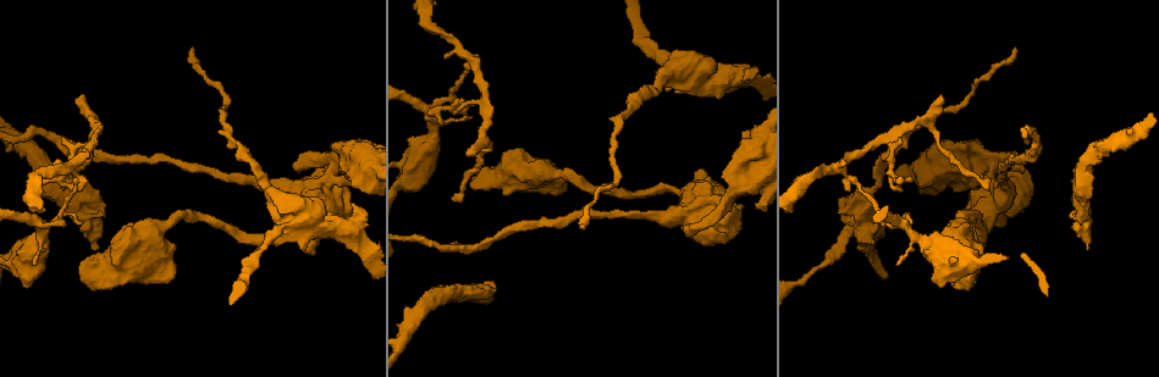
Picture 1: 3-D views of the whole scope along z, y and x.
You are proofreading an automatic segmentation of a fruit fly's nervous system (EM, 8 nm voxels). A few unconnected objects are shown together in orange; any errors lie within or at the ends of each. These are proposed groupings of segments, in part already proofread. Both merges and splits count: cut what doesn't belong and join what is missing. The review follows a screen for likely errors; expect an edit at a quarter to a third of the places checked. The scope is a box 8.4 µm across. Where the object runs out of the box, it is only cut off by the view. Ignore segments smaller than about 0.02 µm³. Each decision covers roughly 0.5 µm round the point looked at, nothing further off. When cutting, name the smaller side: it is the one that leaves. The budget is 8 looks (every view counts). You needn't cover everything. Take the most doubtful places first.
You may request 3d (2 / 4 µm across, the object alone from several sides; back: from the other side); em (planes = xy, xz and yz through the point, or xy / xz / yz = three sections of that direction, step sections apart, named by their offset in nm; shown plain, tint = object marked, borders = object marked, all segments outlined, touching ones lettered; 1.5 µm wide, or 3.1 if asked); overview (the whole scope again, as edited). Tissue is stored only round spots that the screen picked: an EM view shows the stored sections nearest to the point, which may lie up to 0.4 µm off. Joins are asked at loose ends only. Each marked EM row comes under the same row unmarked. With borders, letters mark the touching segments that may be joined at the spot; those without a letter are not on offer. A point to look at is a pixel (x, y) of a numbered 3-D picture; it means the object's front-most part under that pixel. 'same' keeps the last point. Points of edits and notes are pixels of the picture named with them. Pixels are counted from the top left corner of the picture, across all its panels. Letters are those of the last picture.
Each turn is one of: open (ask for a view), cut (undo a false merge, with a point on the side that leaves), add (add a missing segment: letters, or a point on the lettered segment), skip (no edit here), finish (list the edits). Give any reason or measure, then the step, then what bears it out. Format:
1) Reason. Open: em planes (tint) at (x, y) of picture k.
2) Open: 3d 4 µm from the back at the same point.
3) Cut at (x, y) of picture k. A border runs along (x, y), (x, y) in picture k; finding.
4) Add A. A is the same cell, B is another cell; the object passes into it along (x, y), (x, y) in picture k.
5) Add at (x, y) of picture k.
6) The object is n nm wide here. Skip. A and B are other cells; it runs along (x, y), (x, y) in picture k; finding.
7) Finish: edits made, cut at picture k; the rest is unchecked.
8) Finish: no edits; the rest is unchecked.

Thick turns thin. Open: 3d 2 µm at (661, 55) of picture 1.

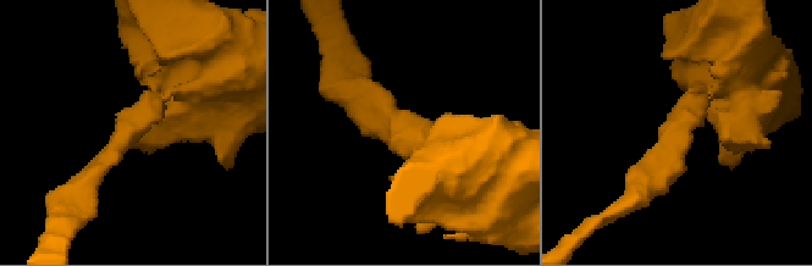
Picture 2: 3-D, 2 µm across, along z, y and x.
The arms are 180, 550 nm wide; shape alone is not enough. Open: em planes (tint) at (669, 131) of picture 2.

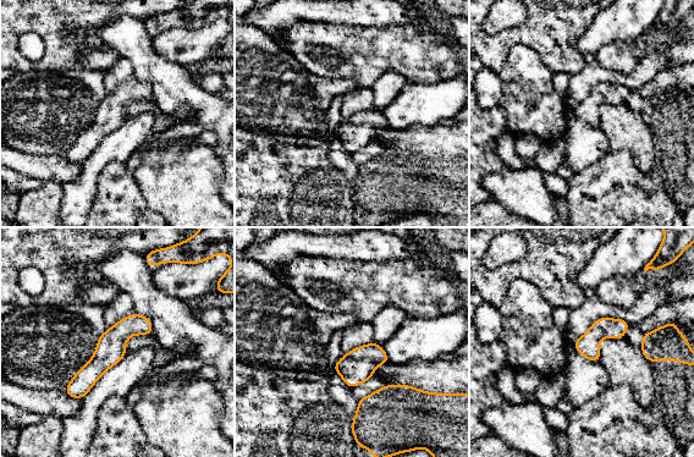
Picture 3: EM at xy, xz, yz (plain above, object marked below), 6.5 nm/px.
Open: em planes (borders) at the same point.

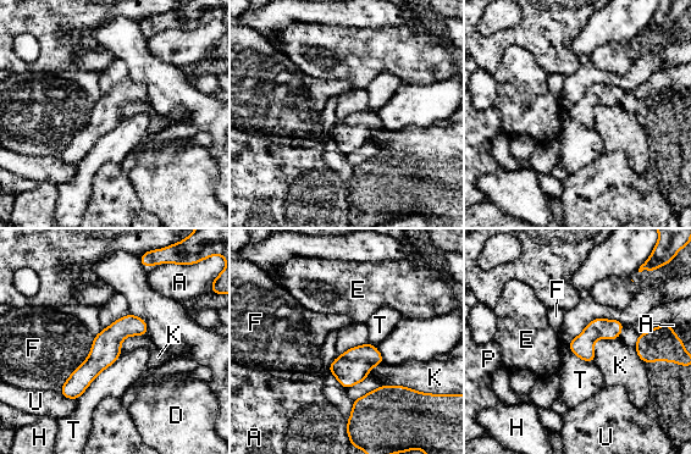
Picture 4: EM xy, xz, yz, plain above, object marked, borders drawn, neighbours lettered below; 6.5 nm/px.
The object is 140 nm wide here; the longest contact is with F, 420 nm. Skip. A, D, E, F, H, K, P, T and U are other cells; one cell here.

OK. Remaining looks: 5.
Free end. Open: em planes (borders) at (987, 191) of picture 1.

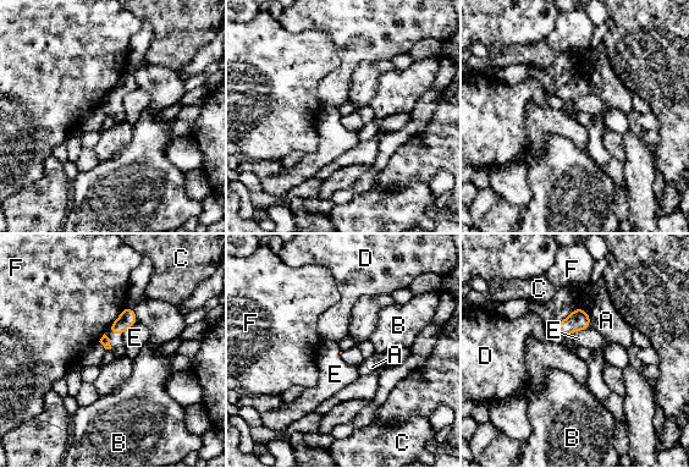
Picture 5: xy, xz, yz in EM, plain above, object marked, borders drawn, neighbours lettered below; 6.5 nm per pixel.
Skip. A, B, C, D, E and F are other cells; a border runs along (589, 325), (565, 336) in picture 5; no lettered segment goes on from it.

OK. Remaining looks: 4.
Tapers out. Open: 3d 2 µm at (471, 154) of picture 1.

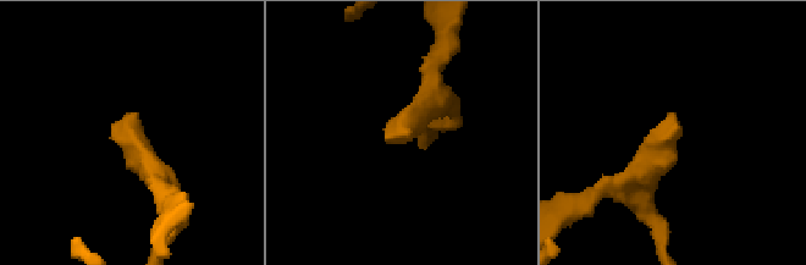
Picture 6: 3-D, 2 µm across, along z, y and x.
Open: em planes (borders) at (676, 115) of picture 6.

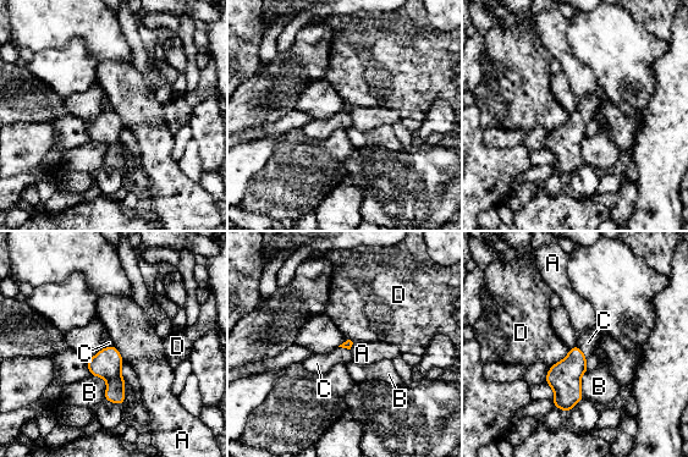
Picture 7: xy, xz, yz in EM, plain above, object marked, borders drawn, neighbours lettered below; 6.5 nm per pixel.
Add C. C is the same cell, A, B and D are other cells; the object passes into it along (563, 376), (581, 351), (588, 342) in picture 7; it goes on there.

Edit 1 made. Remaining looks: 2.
Finish: edits made, add at picture 7; the rest is unchecked.

